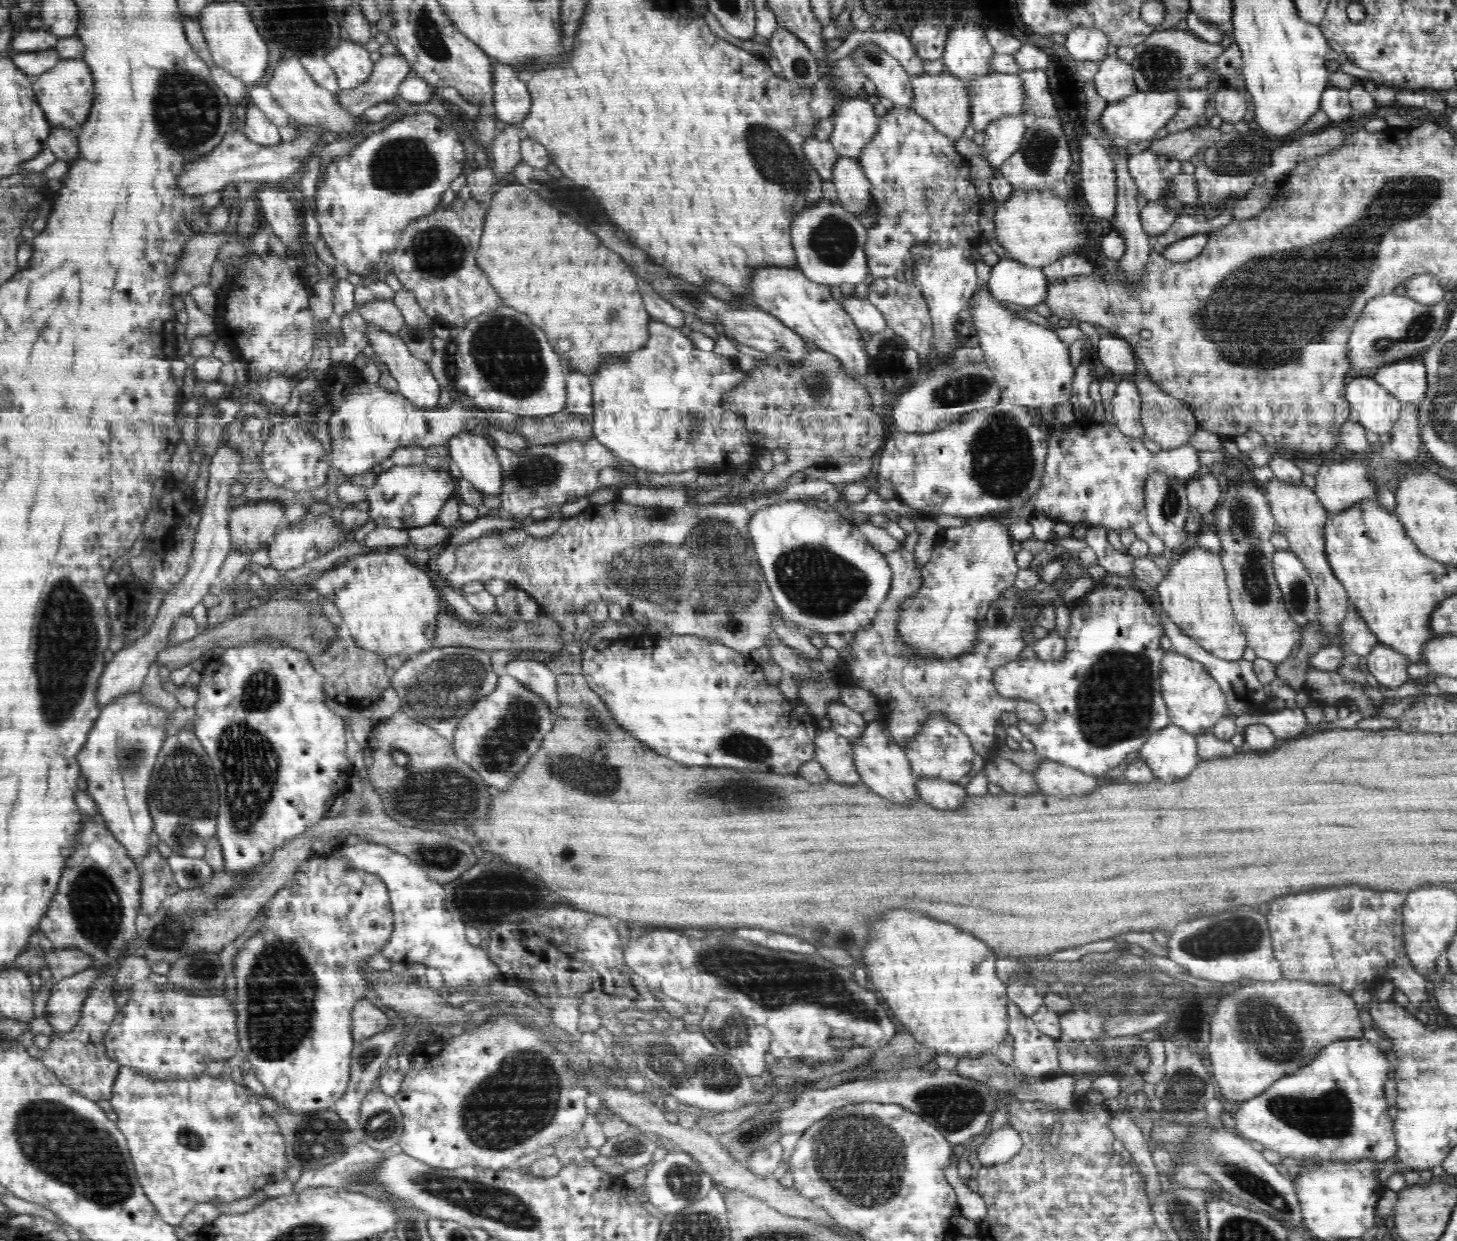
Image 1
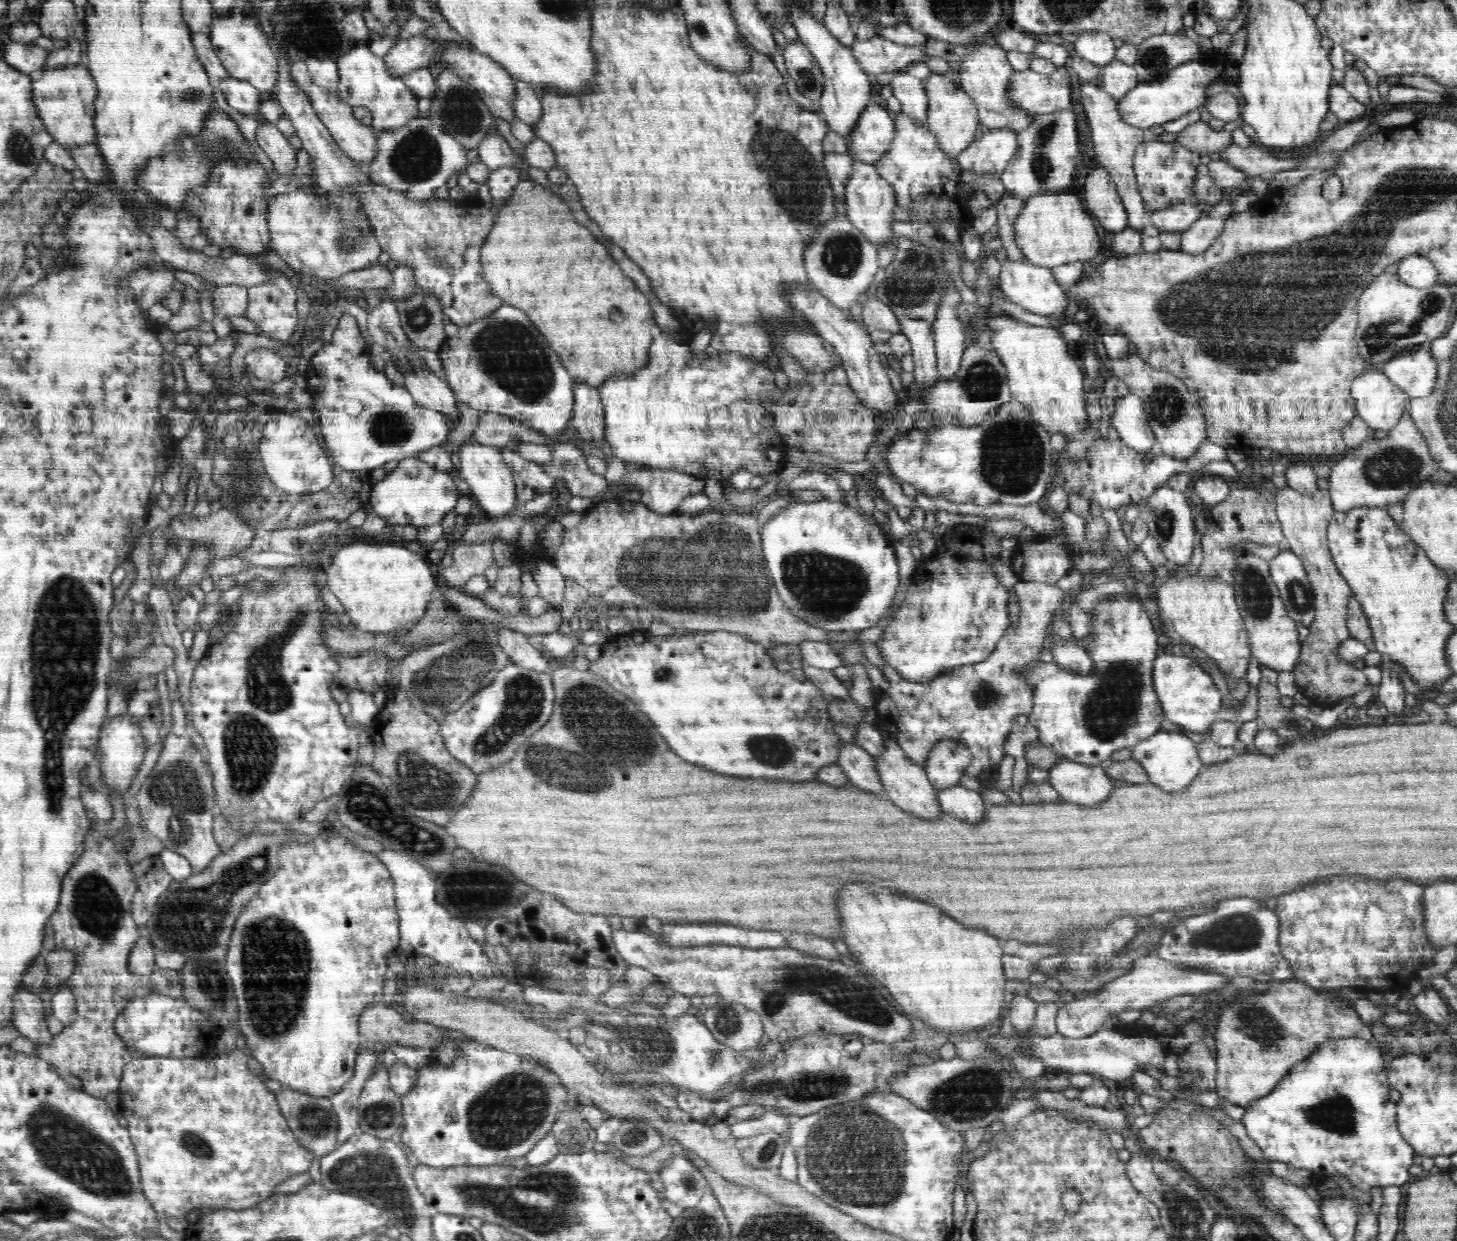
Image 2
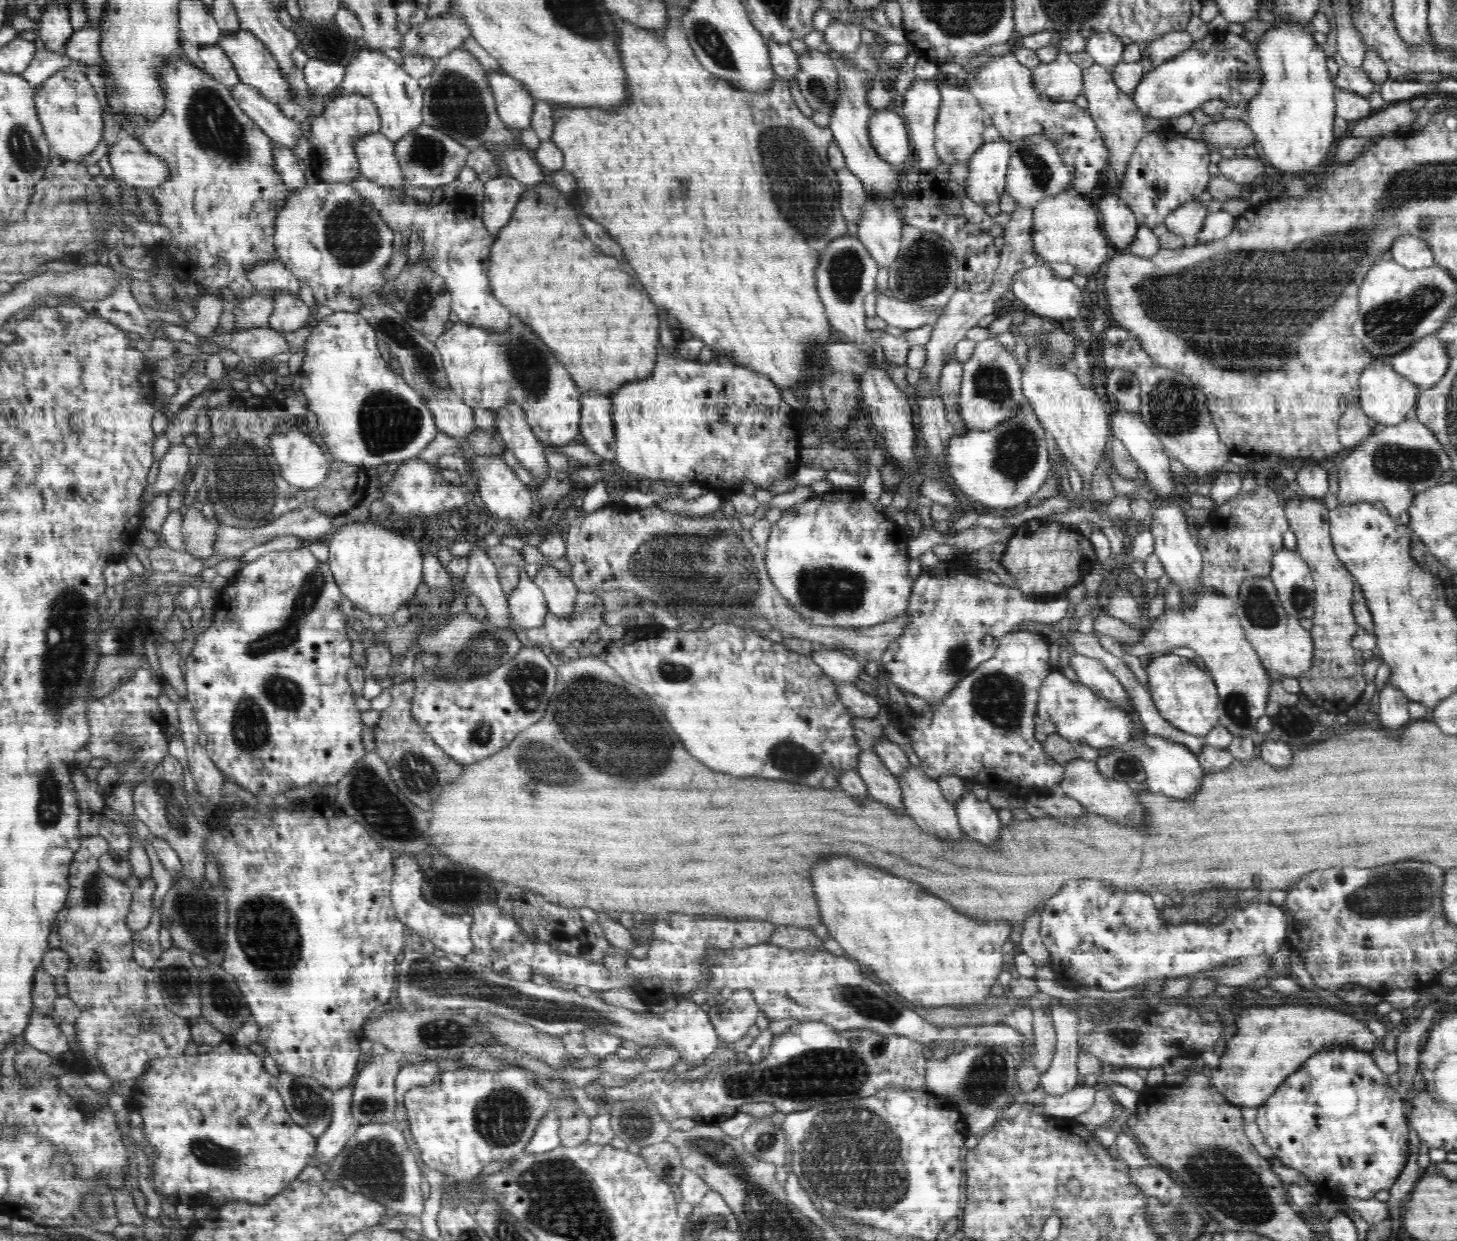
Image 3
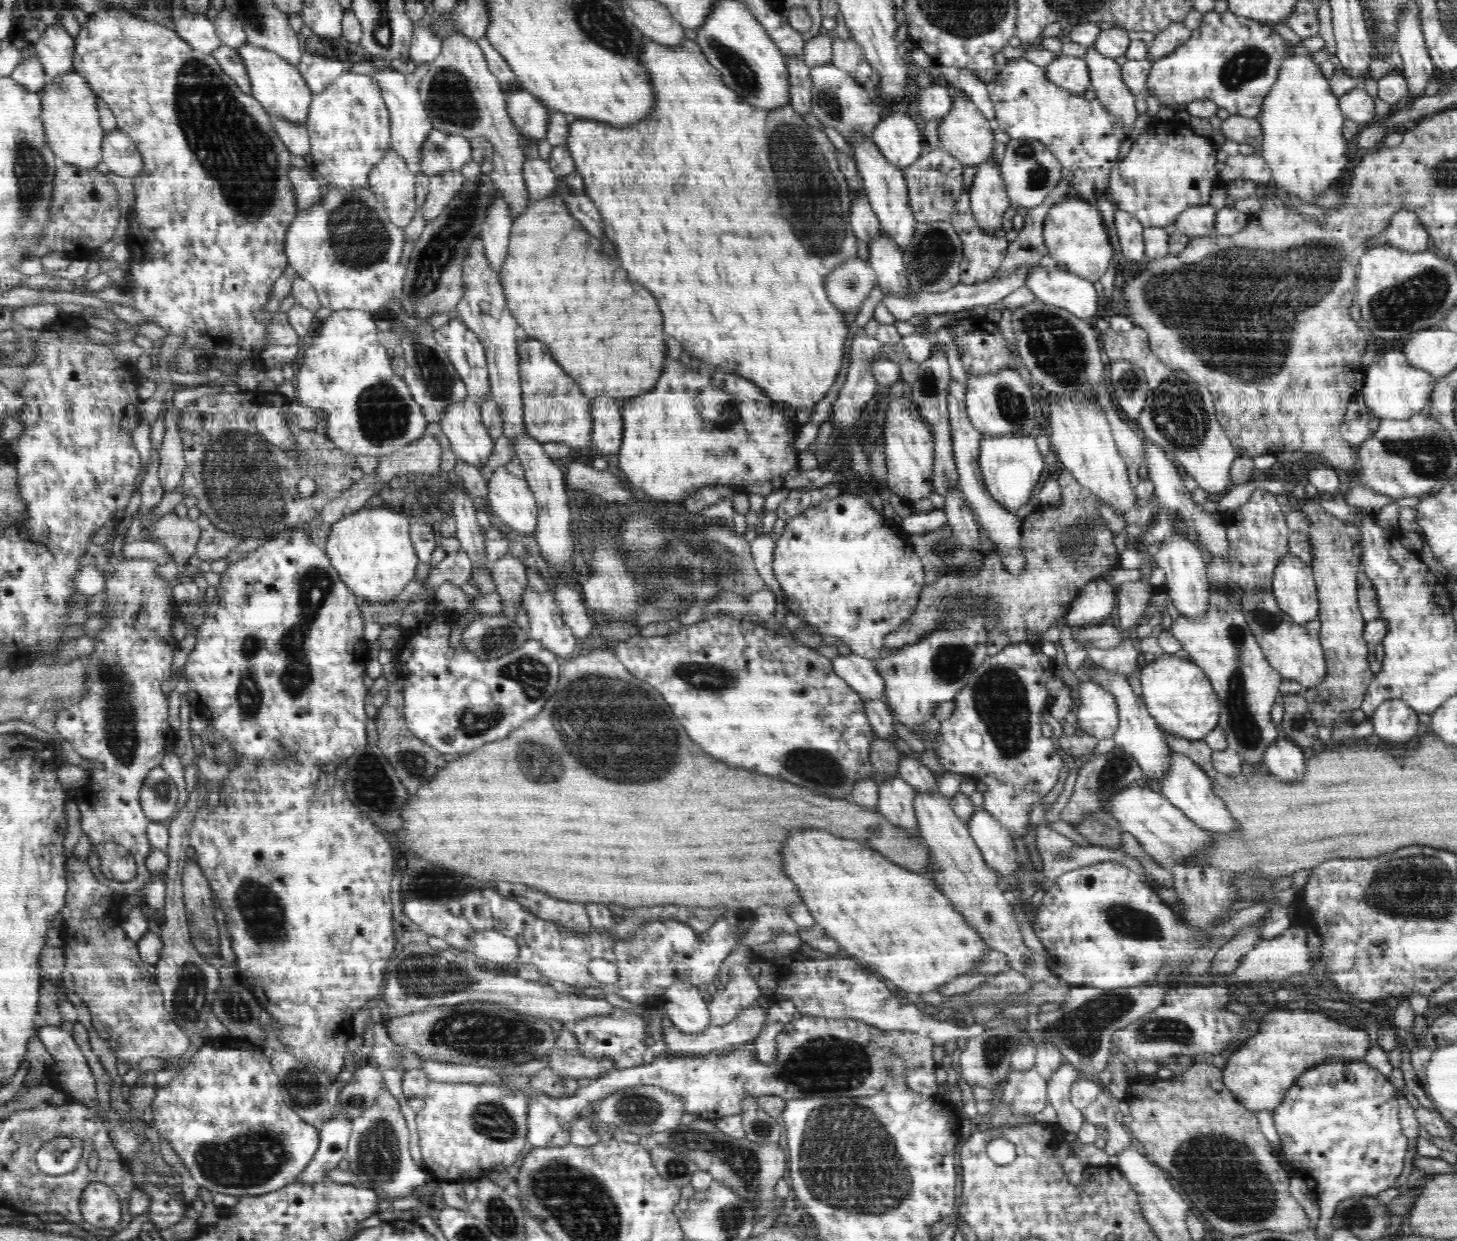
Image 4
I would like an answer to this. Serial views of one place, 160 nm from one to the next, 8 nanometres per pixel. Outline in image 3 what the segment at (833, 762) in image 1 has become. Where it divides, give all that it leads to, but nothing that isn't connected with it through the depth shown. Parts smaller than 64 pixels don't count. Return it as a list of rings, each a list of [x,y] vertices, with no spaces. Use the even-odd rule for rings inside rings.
[[[861,750],[860,760],[858,760],[855,771],[866,783],[872,799],[890,809],[896,809],[896,811],[906,814],[897,776],[886,768],[873,751]]]

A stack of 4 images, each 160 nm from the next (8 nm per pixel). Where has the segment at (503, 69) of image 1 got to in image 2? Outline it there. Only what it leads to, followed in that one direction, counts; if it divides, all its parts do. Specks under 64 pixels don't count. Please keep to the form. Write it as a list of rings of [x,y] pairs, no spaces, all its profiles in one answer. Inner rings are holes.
[[[515,80],[513,109],[518,120],[534,126],[542,114],[540,94],[528,82]]]

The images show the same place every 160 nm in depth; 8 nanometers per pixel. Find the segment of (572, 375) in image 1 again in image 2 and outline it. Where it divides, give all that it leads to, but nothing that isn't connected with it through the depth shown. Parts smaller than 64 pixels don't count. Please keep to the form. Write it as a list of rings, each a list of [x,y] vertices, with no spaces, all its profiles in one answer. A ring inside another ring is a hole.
[[[576,382],[572,422],[580,438],[596,447],[608,445],[605,442],[605,420],[606,414],[598,387]]]

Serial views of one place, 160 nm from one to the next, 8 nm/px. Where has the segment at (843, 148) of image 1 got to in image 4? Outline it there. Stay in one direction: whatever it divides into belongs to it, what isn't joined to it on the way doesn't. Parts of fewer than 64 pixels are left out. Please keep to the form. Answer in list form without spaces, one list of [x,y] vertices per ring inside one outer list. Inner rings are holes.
[[[900,108],[882,117],[871,136],[879,152],[897,169],[906,169],[921,156],[922,143],[918,124]]]

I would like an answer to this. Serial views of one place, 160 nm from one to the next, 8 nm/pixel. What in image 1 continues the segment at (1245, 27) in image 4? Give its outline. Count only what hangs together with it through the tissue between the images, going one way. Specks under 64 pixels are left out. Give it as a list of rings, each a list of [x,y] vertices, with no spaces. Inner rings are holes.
[[[1138,90],[1124,100],[1109,103],[1099,118],[1101,128],[1110,137],[1113,137],[1116,145],[1120,147],[1128,147],[1130,144],[1140,143],[1144,140],[1153,140],[1156,131],[1164,128],[1178,110],[1178,93],[1179,90],[1164,90],[1162,92]]]

